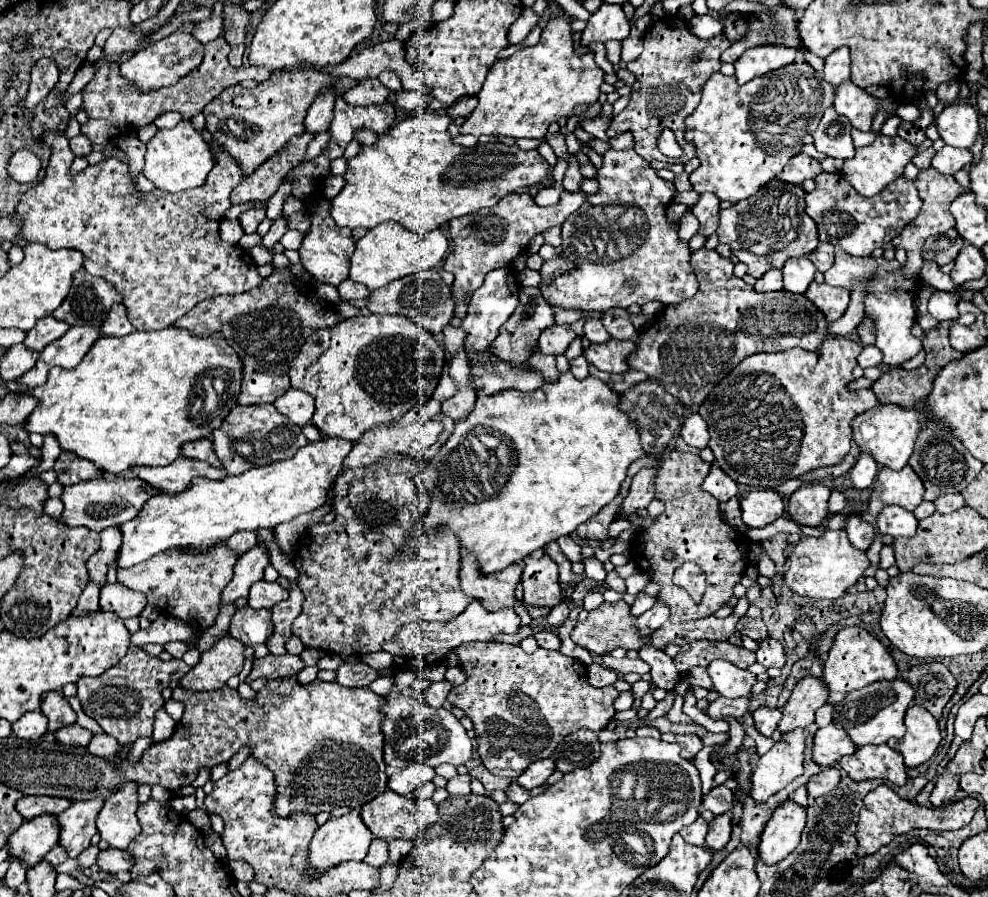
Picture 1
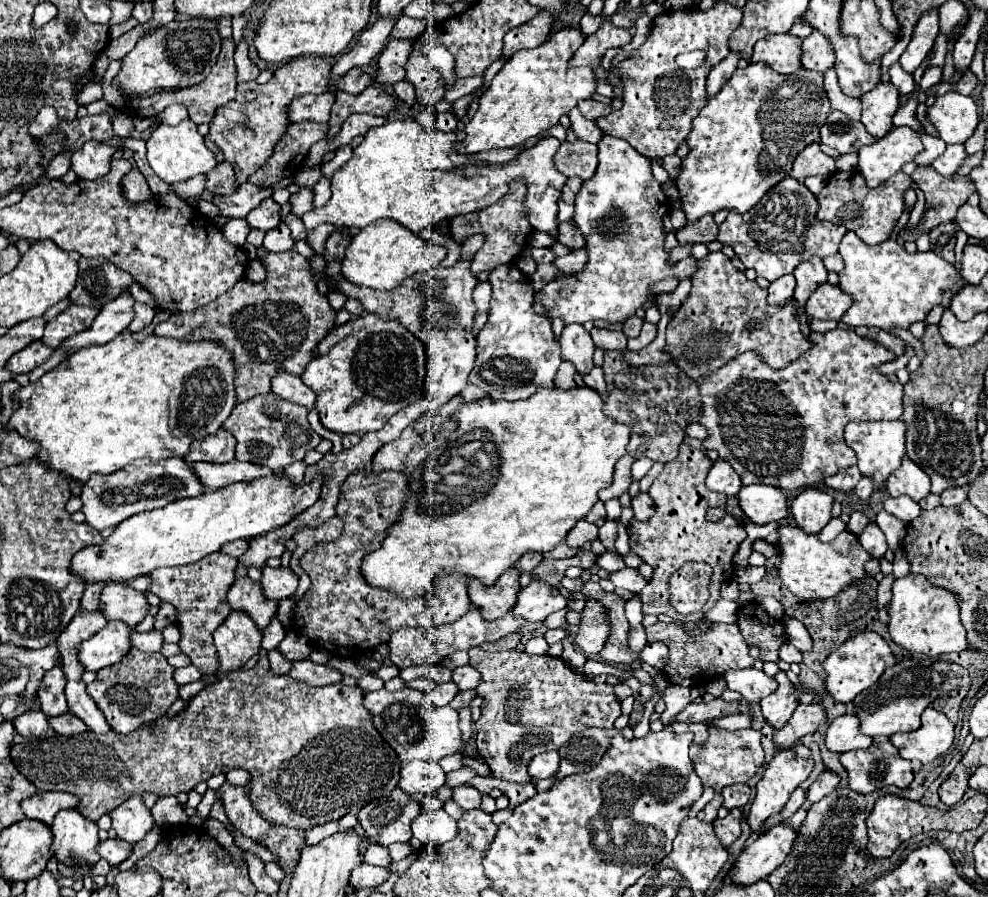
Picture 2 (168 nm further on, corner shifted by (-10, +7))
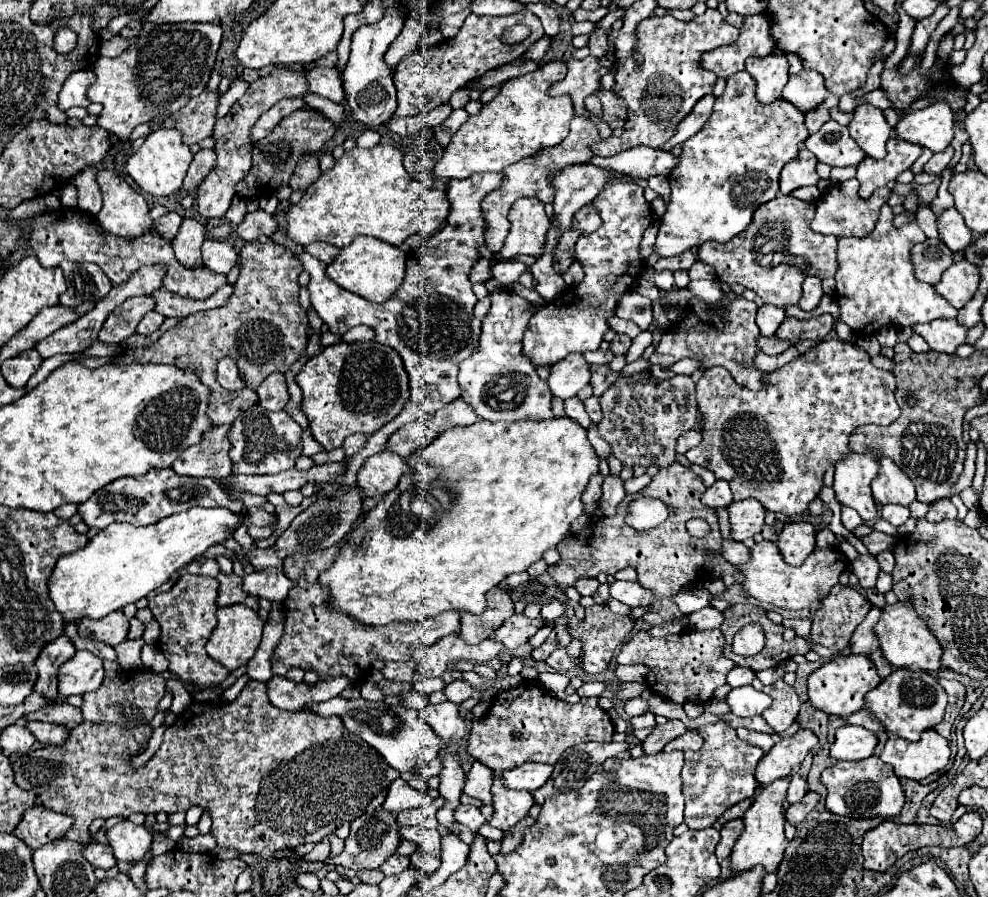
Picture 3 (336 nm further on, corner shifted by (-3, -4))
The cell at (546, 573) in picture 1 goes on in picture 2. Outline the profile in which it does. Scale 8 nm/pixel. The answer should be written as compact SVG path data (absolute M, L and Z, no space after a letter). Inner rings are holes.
M530 582L518 596L518 604L512 608L514 616L528 622L542 622L548 614L566 608L566 598L548 586L546 582Z

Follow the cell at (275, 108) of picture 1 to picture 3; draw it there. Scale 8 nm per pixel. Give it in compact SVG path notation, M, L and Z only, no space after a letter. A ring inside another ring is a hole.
M275 67L267 77L253 81L249 85L247 93L239 99L239 103L235 103L235 107L231 107L231 111L225 117L217 119L215 131L211 135L215 141L213 149L217 153L217 167L213 169L211 175L207 175L201 189L197 189L197 205L199 205L201 217L221 219L227 213L227 209L235 197L235 185L251 169L251 151L253 151L251 129L255 127L257 119L265 111L269 111L277 101L289 99L289 97L303 99L307 93L309 93L309 87L307 87L307 77L303 75L303 71L291 71L291 69Z

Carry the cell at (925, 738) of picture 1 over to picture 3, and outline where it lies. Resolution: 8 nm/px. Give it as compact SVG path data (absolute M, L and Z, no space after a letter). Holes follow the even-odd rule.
M923 731L919 741L905 741L897 735L889 735L881 761L889 763L897 777L921 781L935 771L941 771L949 763L949 741L937 731Z

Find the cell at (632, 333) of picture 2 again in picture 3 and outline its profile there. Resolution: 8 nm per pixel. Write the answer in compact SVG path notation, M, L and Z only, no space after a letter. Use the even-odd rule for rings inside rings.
M615 335L615 339L611 341L611 351L615 355L625 355L629 347L631 347L631 337L629 335Z

